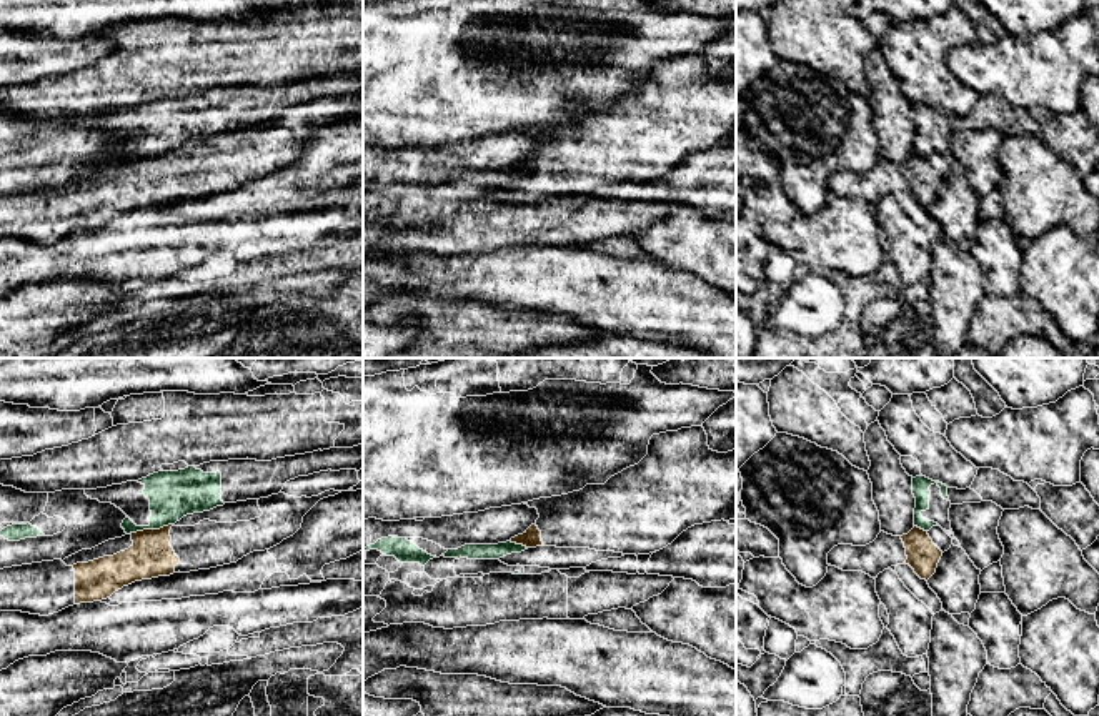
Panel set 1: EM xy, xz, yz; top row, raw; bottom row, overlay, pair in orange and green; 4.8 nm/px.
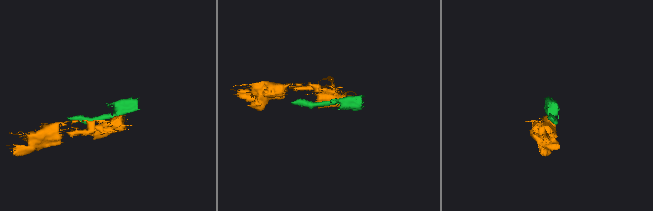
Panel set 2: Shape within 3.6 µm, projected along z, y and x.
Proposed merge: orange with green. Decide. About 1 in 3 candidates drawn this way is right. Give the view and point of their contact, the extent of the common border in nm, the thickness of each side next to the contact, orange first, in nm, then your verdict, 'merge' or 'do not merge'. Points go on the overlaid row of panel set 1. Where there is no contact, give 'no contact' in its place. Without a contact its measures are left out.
xy (152, 530) | 200 nm | 200/220 nm | do not merge

